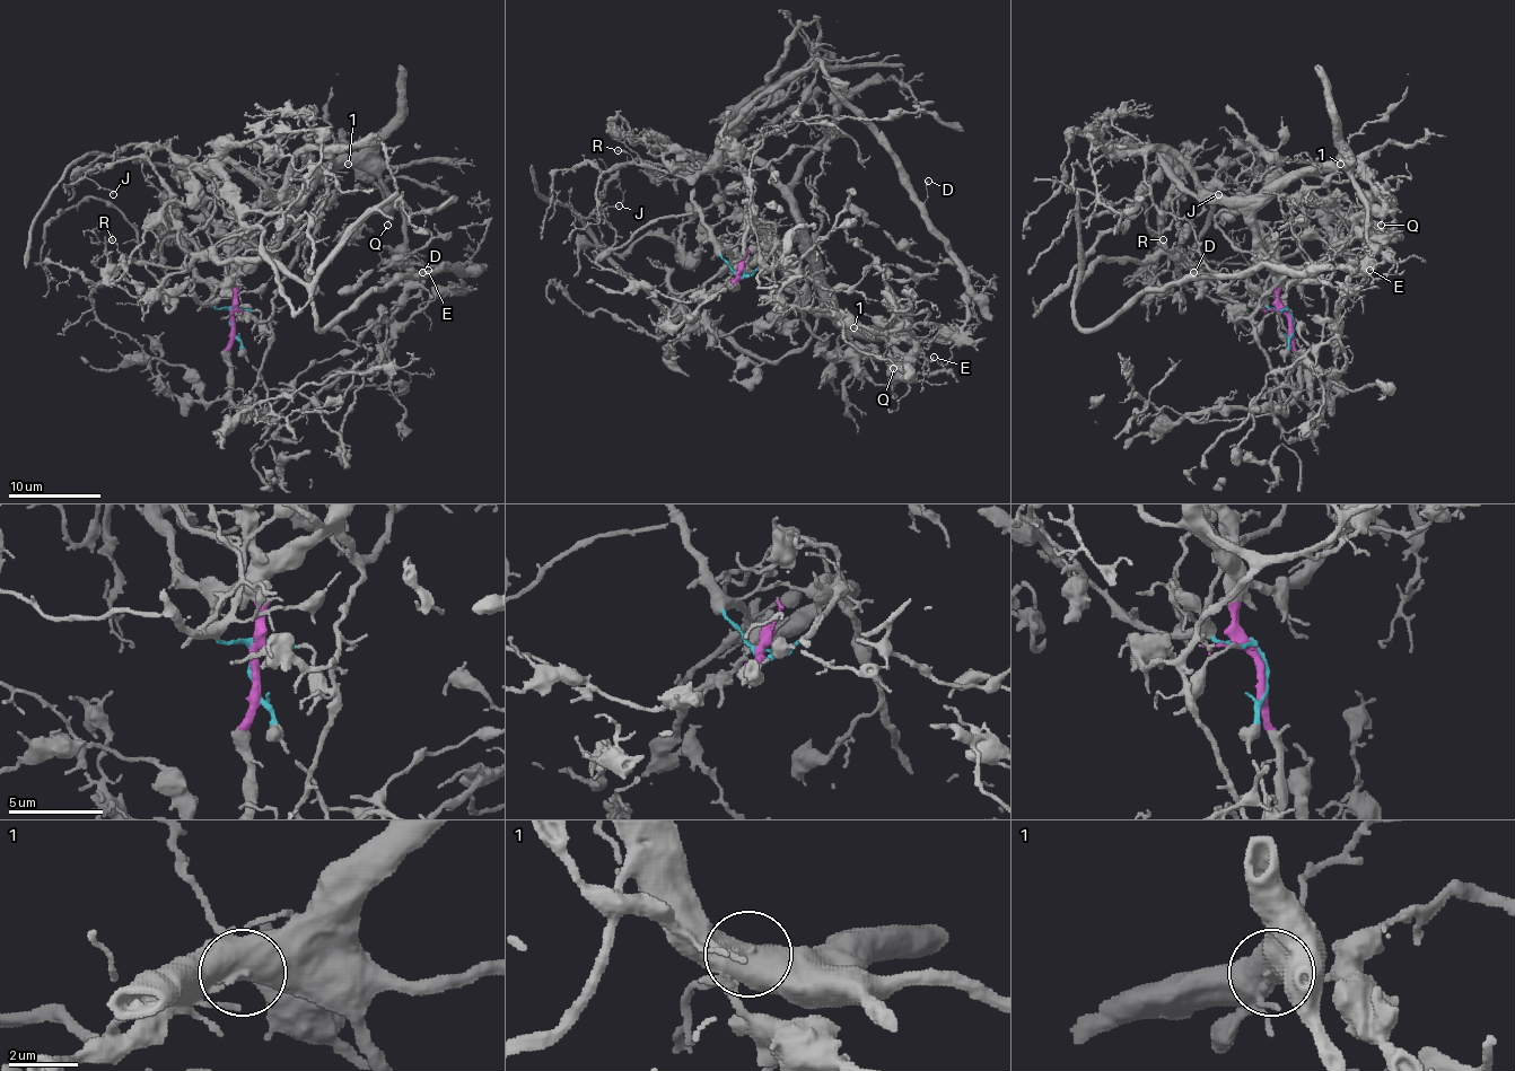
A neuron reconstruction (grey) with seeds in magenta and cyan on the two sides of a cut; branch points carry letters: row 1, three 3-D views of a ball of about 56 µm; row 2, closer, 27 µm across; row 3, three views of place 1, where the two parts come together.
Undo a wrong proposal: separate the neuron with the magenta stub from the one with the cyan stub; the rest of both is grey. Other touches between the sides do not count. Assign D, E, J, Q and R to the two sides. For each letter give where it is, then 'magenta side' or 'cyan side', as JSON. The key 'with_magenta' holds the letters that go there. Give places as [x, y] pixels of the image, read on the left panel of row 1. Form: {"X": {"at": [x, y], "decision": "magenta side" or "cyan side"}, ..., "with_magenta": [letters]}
{"D": {"at": [422, 272], "decision": "cyan side"}, "E": {"at": [428, 270], "decision": "magenta side"}, "J": {"at": [113, 194], "decision": "cyan side"}, "Q": {"at": [387, 225], "decision": "magenta side"}, "R": {"at": [112, 239], "decision": "cyan side"}, "with_magenta": ["E", "Q"]}

